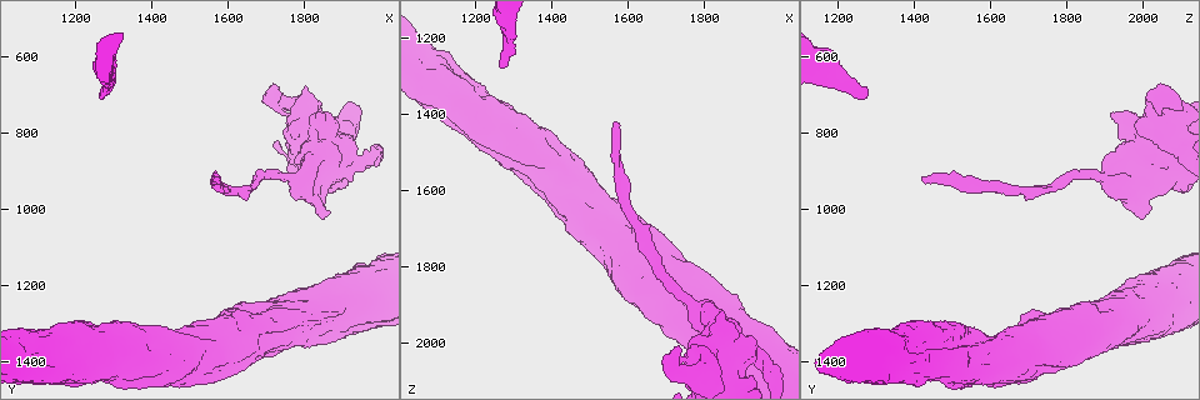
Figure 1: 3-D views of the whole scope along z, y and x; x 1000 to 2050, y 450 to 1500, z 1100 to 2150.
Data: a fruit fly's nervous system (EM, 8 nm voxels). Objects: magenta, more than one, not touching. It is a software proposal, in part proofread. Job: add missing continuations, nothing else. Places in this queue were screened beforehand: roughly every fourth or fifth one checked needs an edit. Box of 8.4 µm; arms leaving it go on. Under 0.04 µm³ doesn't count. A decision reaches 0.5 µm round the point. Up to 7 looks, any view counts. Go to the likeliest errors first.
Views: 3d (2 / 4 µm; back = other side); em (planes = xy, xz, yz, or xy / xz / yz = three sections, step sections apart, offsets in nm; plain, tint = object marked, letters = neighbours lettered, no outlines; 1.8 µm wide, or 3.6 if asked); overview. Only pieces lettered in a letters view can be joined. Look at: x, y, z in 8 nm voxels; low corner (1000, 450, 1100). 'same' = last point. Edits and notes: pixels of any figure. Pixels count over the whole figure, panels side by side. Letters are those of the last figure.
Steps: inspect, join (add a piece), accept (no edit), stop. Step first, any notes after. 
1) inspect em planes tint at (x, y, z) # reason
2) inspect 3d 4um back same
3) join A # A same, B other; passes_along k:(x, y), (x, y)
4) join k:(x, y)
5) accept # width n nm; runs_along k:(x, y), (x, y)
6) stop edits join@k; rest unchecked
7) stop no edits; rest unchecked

inspect 3d 4um at (1270, 700, 1280) # free end

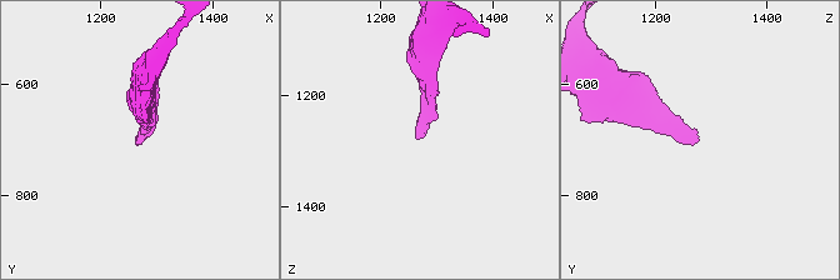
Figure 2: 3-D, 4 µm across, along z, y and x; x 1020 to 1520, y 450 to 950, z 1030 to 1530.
inspect em yz step 16 tint at (1265, 705, 1275)

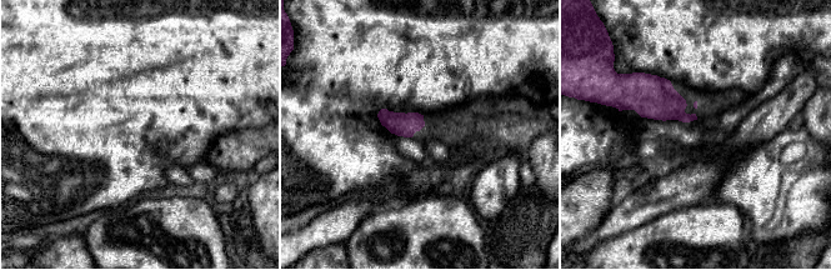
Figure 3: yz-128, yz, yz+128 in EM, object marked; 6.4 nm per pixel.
inspect em xz step 4 letters same

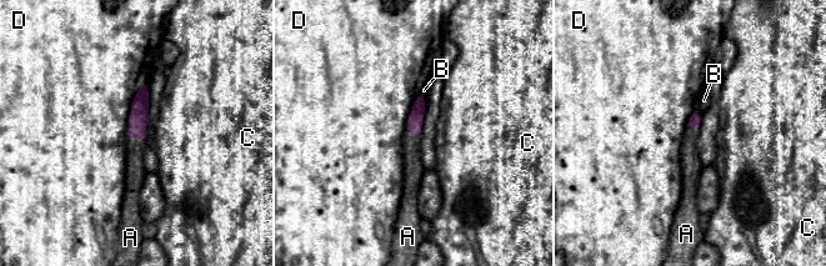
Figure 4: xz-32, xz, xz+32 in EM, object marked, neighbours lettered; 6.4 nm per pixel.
join A # A same, B other, C other, D other; passes_along 4:(139, 116), (136, 139), (135, 170); the neuron continues

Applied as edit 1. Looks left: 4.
inspect overview

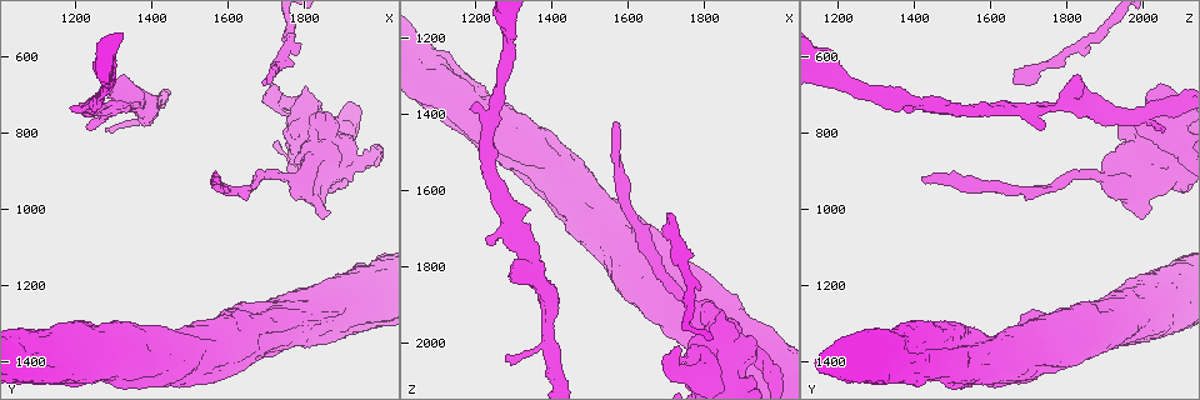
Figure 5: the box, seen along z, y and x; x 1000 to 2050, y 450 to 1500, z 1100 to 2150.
inspect 3d 2um at (1555, 915, 1420) # end of a long branch

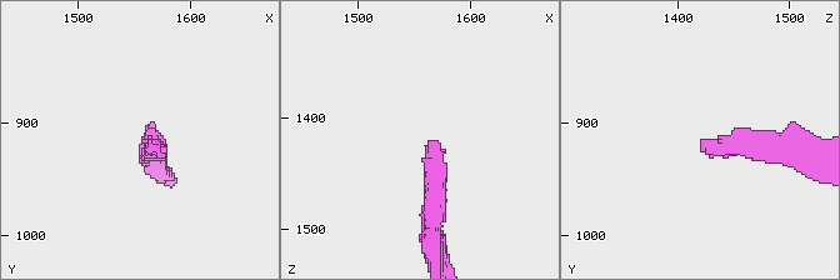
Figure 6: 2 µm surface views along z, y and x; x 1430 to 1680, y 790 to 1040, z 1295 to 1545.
inspect em planes letters at (1562, 914, 1422)

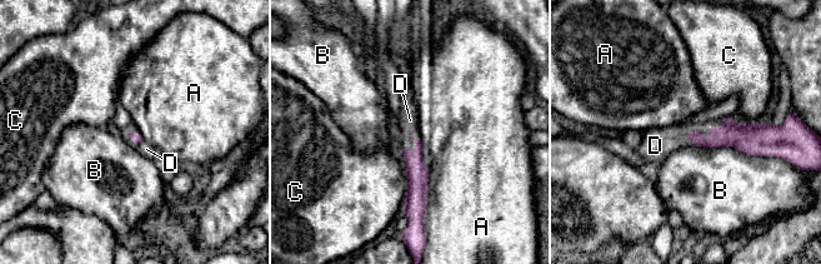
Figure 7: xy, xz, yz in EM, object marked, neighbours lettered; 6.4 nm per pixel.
join D # A other, B other, C other, D same; passes_along 7:(740, 137), (701, 135), (665, 140); the neuron continues

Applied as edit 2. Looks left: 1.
stop edits join@4, join@7; rest unchecked

